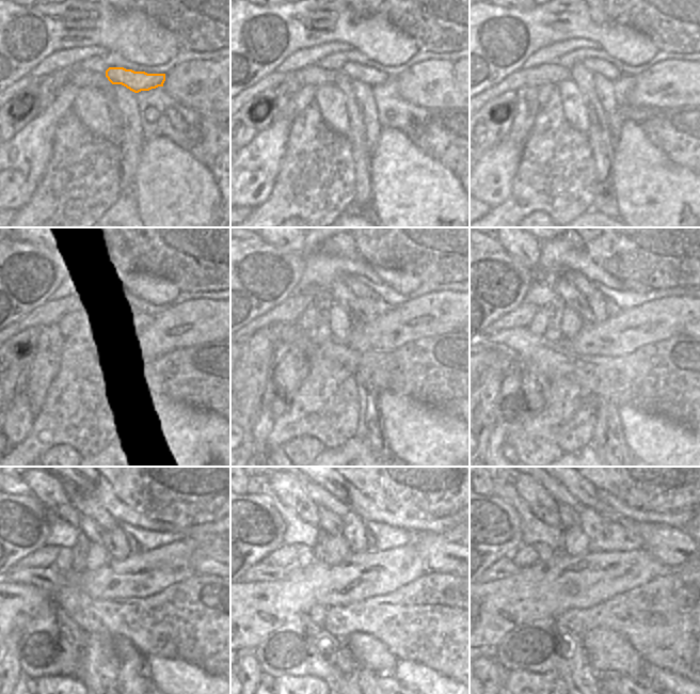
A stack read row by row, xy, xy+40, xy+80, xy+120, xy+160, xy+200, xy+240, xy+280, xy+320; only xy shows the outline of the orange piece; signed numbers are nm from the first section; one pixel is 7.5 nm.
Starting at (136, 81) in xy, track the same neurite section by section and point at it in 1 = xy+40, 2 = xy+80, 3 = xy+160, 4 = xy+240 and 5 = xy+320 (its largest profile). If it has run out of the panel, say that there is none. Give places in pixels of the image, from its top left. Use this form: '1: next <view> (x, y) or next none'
1: next xy+40 (370, 76)
2: next xy+80 (608, 71)
3: next xy+160 (359, 289)
4: next xy+240 (85, 504)
5: next xy+320 (557, 491)

